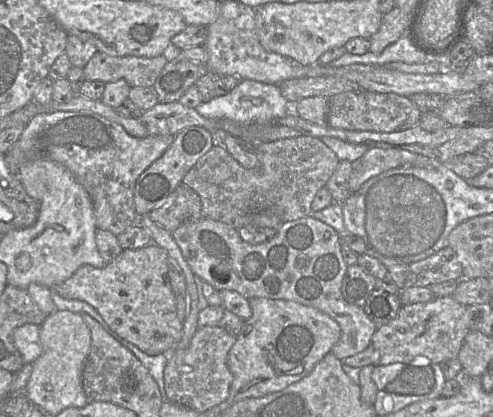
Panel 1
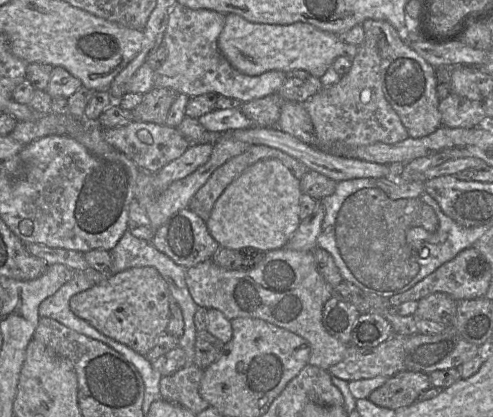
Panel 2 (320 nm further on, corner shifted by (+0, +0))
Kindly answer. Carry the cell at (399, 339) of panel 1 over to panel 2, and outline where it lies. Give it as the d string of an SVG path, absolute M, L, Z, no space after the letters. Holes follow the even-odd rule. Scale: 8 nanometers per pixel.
M394 333L388 340L373 348L358 347L349 344L343 360L331 366L328 372L347 382L361 379L372 379L377 376L391 377L398 372L405 371L404 343L409 336Z

